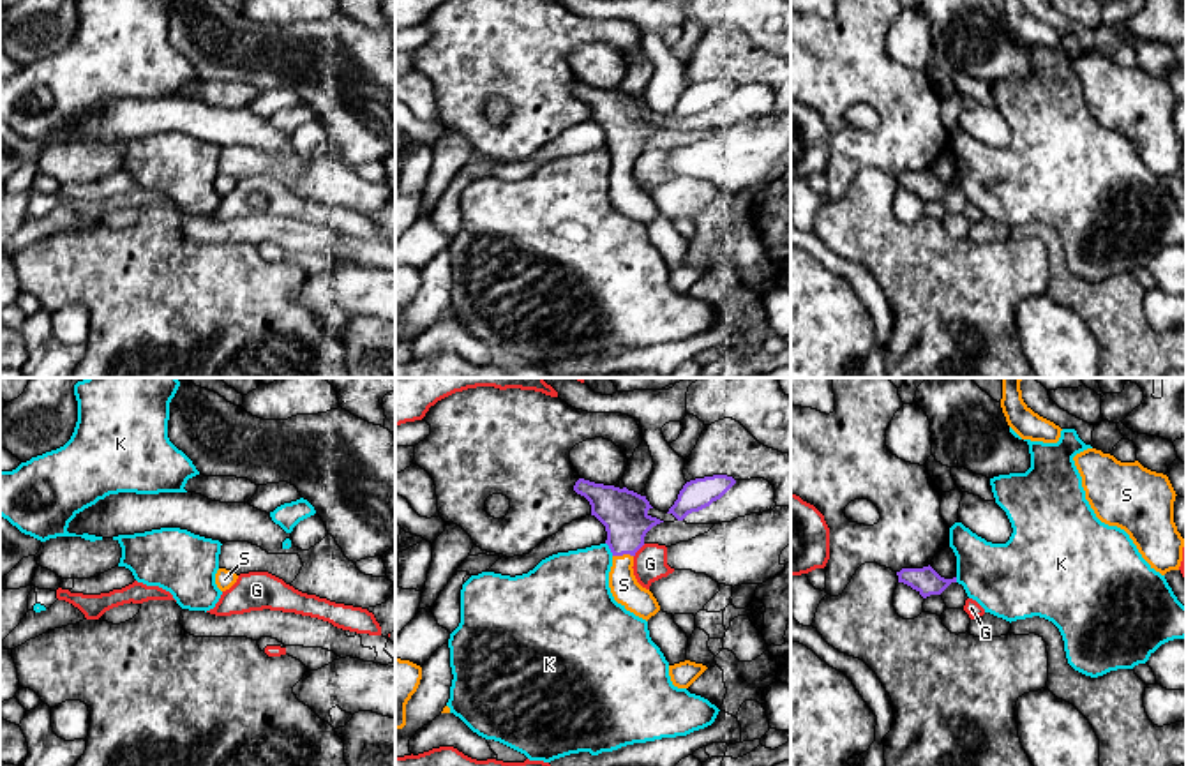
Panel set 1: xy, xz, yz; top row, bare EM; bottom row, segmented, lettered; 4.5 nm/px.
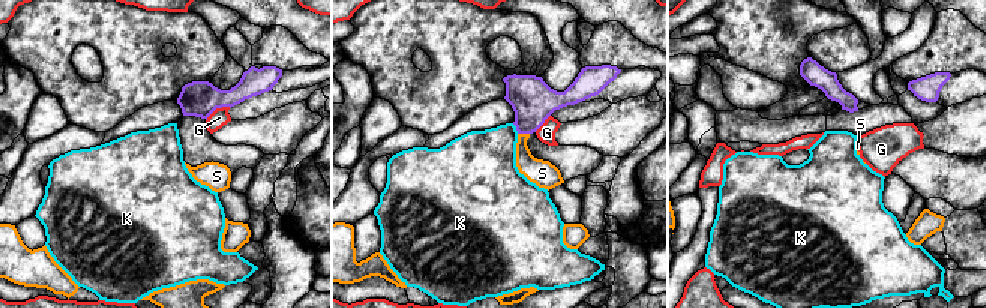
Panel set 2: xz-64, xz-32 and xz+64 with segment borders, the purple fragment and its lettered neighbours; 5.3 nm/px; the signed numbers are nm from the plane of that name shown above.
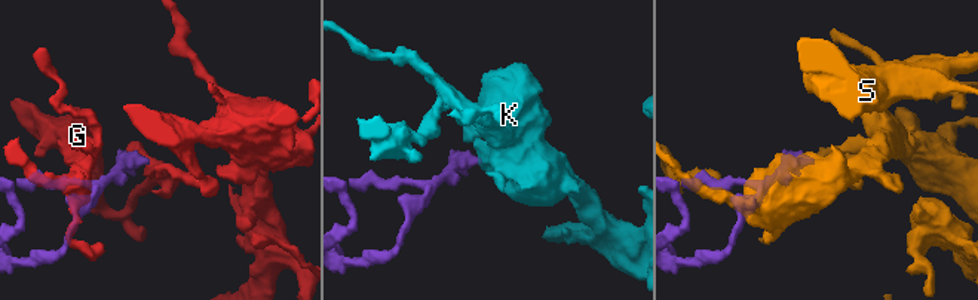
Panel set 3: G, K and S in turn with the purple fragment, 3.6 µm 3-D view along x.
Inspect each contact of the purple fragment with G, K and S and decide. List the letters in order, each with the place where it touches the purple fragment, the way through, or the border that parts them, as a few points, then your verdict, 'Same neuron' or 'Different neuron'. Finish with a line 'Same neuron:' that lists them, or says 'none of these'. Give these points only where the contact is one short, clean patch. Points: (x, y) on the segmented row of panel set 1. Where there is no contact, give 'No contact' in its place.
G: Touches purple at xz (638, 549). Boundary: xz (645, 544), (634, 556). Different neuron
K: Touches purple at xz (609, 548). Boundary: xz (606, 542), (613, 555). Different neuron
S: Touches purple at xz (622, 555). Path across: xz (623, 512), (622, 555), (623, 585). Same neuron
Same neuron: S

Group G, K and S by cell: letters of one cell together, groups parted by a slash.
G / K / S

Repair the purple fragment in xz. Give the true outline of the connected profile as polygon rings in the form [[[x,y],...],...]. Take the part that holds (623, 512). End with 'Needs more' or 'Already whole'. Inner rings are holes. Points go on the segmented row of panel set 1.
[[[579,478],[574,491],[584,496],[607,531],[605,544],[612,552],[609,588],[618,604],[642,620],[660,611],[653,593],[642,588],[634,575],[634,556],[644,545],[646,533],[664,522],[648,514],[649,501],[627,487],[595,484]]]. Needs more

